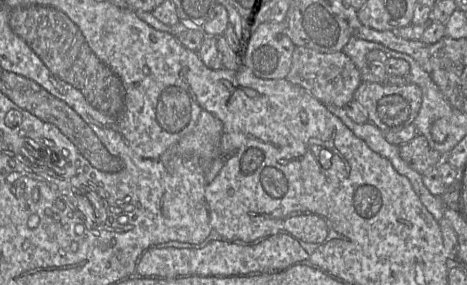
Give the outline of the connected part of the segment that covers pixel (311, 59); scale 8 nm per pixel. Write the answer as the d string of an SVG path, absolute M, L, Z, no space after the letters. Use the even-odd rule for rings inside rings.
M296 46L292 66L286 78L306 89L323 104L330 103L338 107L354 100L355 91L362 82L361 71L343 50L323 52L307 46Z

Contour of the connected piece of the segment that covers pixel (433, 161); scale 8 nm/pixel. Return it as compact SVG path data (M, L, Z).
M416 135L410 141L398 146L402 160L413 170L423 174L428 169L436 168L444 156L431 148L423 135Z

